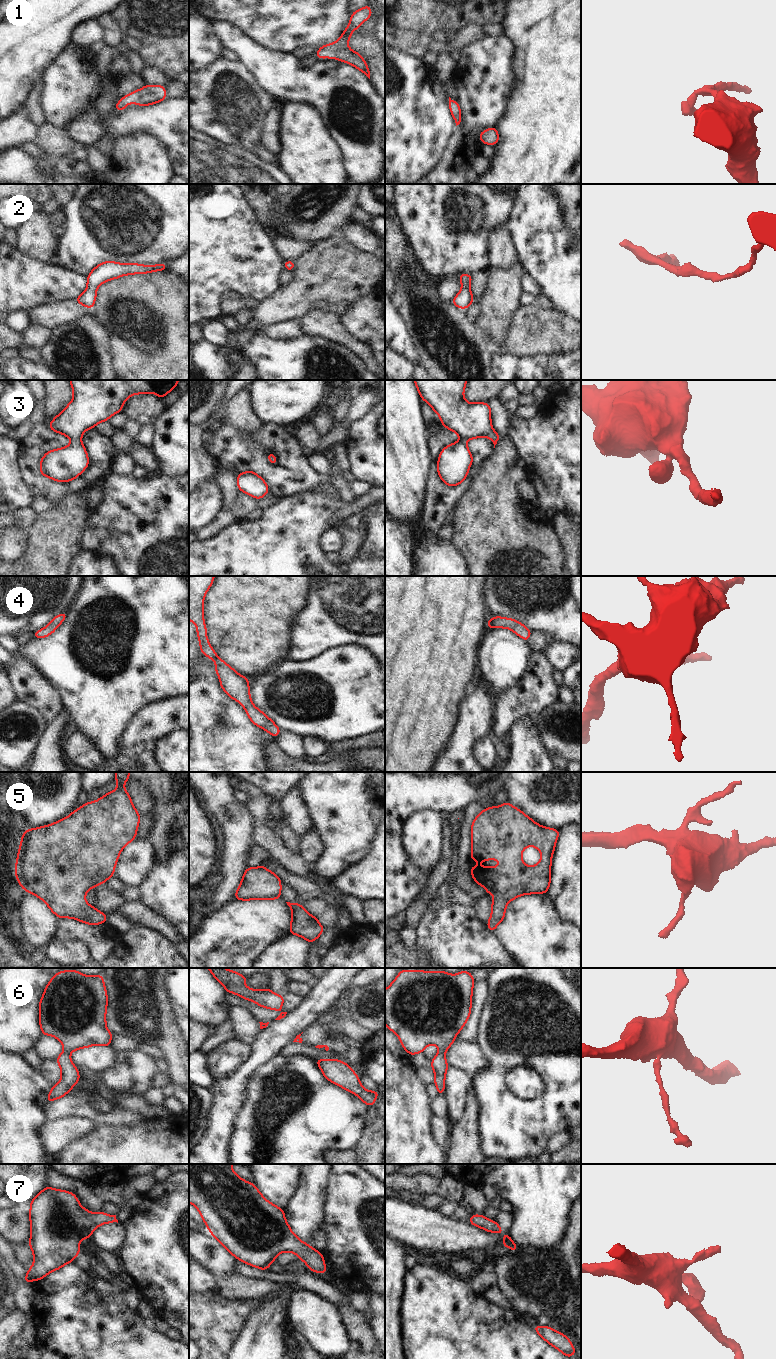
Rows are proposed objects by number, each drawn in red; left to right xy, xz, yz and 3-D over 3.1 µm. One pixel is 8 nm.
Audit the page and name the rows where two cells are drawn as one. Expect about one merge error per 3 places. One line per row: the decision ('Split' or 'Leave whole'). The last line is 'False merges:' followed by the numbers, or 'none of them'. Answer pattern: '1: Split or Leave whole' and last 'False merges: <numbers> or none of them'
1: Leave whole
2: Leave whole
3: Leave whole
4: Leave whole
5: Leave whole
6: Leave whole
7: Leave whole
False merges: none of them.

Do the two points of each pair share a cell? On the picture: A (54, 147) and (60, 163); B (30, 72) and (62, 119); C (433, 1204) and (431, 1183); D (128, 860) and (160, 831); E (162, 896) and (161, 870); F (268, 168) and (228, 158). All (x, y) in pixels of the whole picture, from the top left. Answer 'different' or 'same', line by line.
A: different
B: different
C: different
D: different
E: same
F: same

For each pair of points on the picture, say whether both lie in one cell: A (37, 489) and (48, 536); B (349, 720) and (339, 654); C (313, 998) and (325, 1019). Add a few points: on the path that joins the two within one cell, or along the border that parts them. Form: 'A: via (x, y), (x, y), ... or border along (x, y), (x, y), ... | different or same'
A: border along (62, 498), (48, 509), (37, 514) | different
B: via (349, 704), (340, 695), (340, 675), (338, 670) | same
C: border along (324, 1013), (321, 1015) | different

